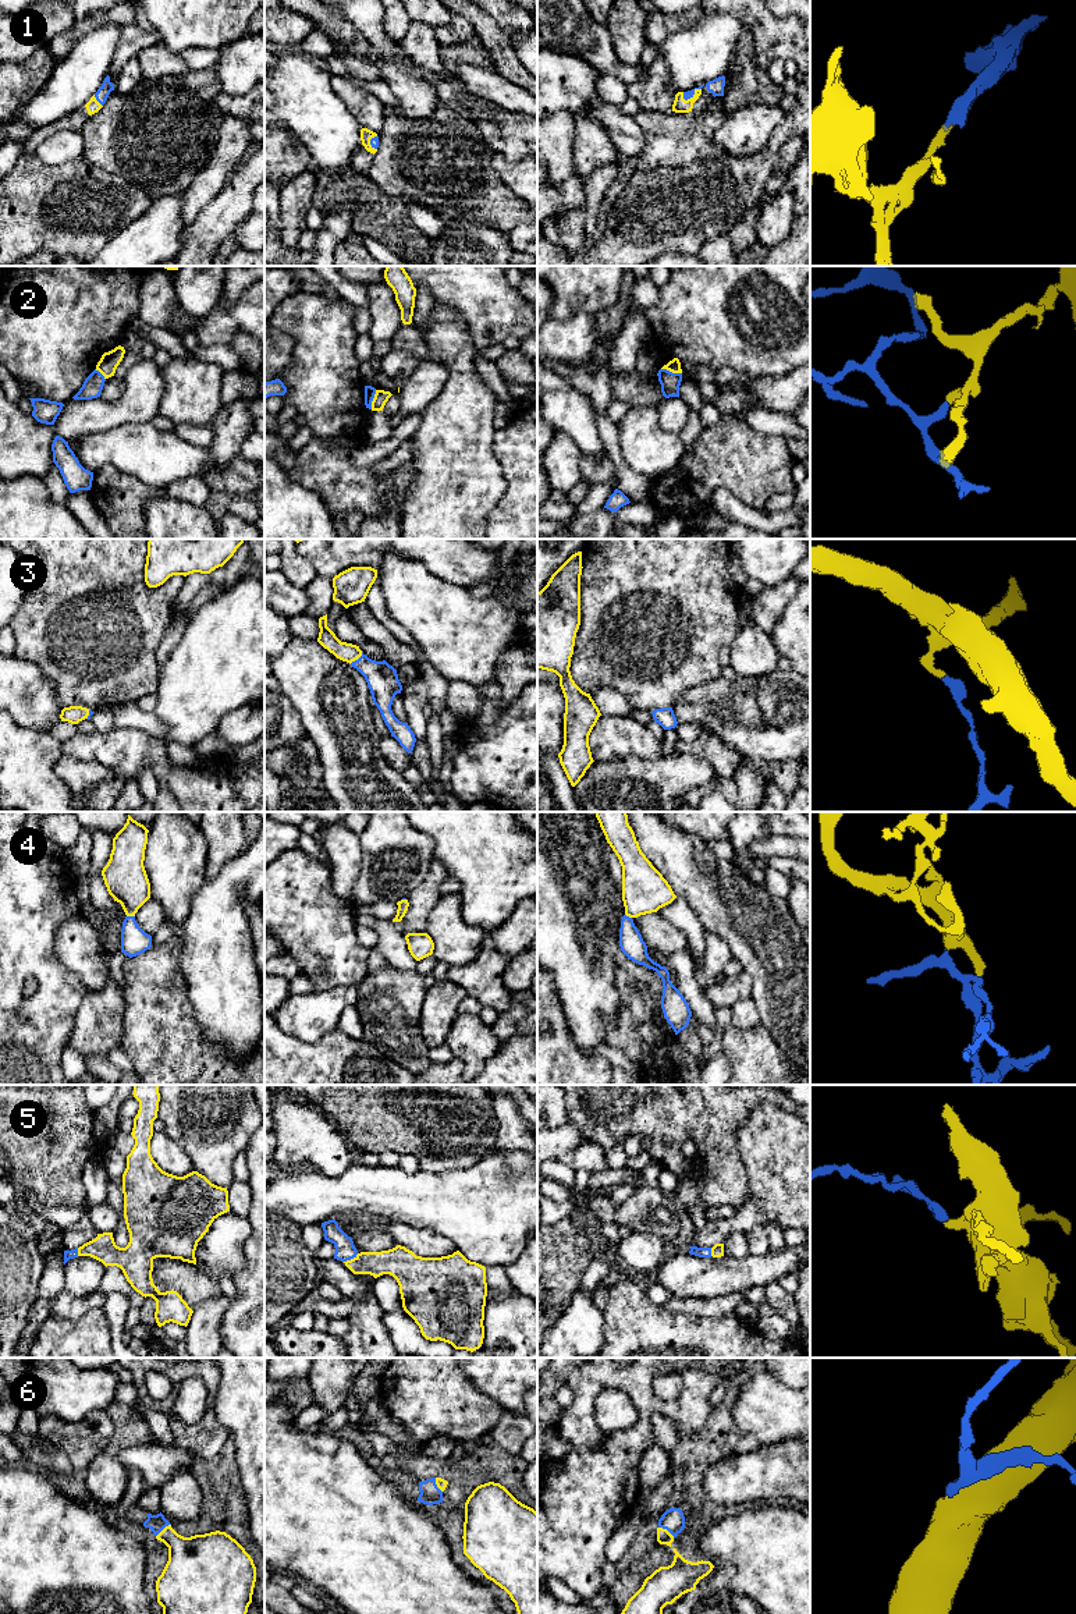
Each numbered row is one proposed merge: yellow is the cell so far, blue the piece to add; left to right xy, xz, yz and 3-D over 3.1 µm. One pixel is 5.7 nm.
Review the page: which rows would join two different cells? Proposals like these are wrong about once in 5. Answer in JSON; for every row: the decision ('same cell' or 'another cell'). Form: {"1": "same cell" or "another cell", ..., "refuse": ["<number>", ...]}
{"1": "same cell", "2": "another cell", "3": "same cell", "4": "same cell", "5": "same cell", "6": "same cell", "refuse": ["2"]}

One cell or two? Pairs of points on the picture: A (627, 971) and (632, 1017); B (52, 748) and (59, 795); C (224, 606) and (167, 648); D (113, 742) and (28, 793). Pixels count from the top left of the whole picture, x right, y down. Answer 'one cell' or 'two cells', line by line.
A: one cell
B: one cell
C: two cells
D: two cells

